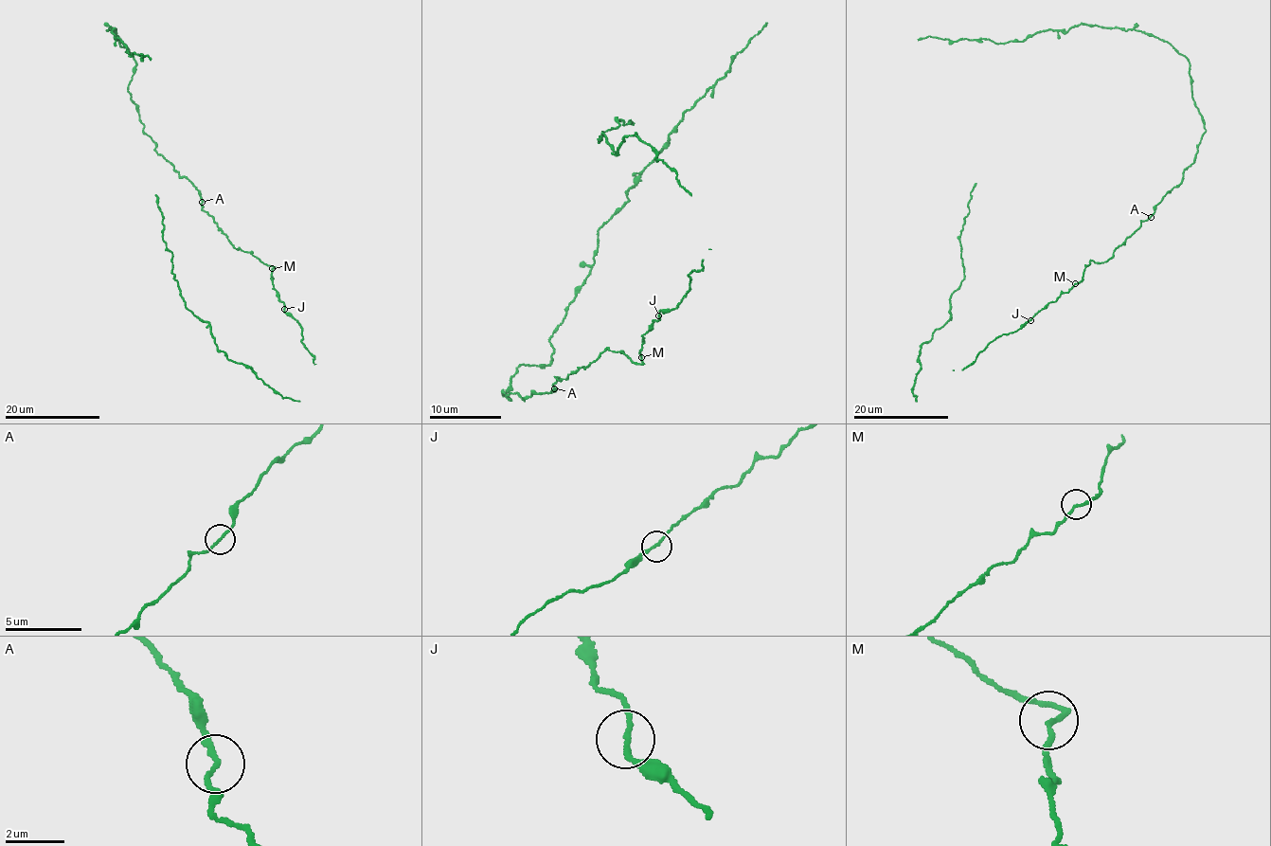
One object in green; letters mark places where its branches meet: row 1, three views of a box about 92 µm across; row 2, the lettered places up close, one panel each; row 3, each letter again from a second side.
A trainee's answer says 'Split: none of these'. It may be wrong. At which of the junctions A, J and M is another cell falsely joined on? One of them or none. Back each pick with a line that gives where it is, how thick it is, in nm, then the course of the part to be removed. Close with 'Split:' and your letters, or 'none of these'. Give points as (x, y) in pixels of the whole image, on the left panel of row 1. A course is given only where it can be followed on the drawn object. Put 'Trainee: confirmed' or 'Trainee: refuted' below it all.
Split: none of these
Trainee: confirmed

